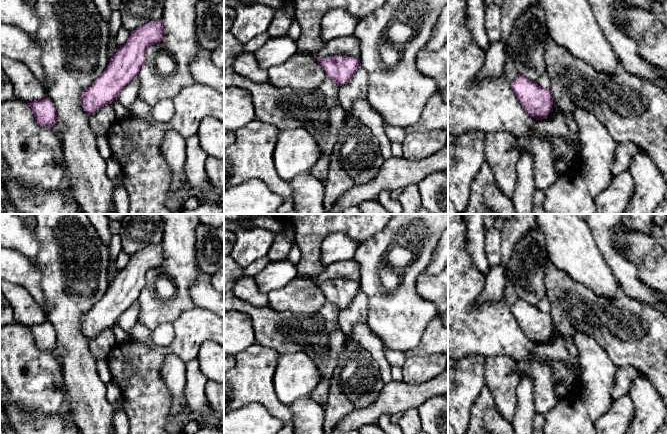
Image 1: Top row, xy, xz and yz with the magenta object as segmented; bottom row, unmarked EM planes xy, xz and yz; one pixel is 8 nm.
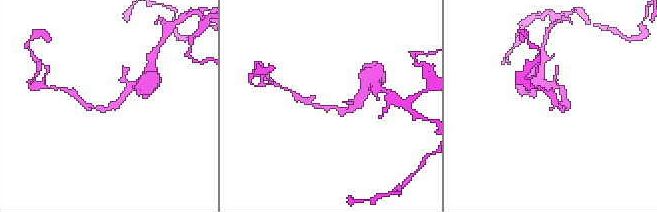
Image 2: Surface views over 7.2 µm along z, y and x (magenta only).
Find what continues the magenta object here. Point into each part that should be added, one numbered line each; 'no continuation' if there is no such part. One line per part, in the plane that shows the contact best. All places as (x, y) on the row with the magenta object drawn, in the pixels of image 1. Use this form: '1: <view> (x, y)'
no continuation

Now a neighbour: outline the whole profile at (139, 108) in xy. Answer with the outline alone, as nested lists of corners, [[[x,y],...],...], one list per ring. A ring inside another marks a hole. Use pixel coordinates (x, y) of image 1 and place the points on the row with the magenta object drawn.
[[[137,98],[131,105],[129,113],[131,116],[153,120],[151,115],[151,107],[139,98]]]

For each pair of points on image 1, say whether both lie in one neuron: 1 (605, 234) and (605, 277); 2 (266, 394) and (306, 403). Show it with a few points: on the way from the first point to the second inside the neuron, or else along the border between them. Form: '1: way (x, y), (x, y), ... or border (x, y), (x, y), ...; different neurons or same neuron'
1: border (594, 240), (616, 282); different neurons
2: border (287, 406), (291, 412), (291, 420); different neurons

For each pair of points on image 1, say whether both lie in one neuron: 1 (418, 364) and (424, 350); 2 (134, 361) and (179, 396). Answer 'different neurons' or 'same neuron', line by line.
1: different neurons
2: different neurons

